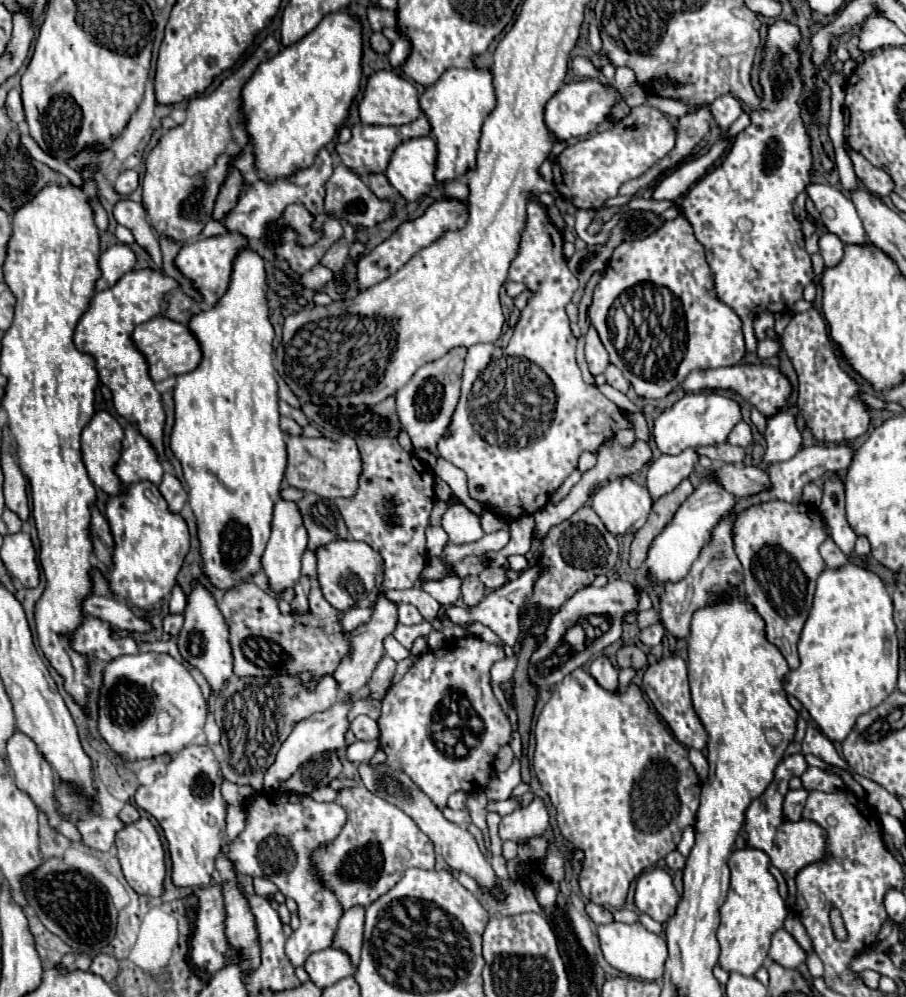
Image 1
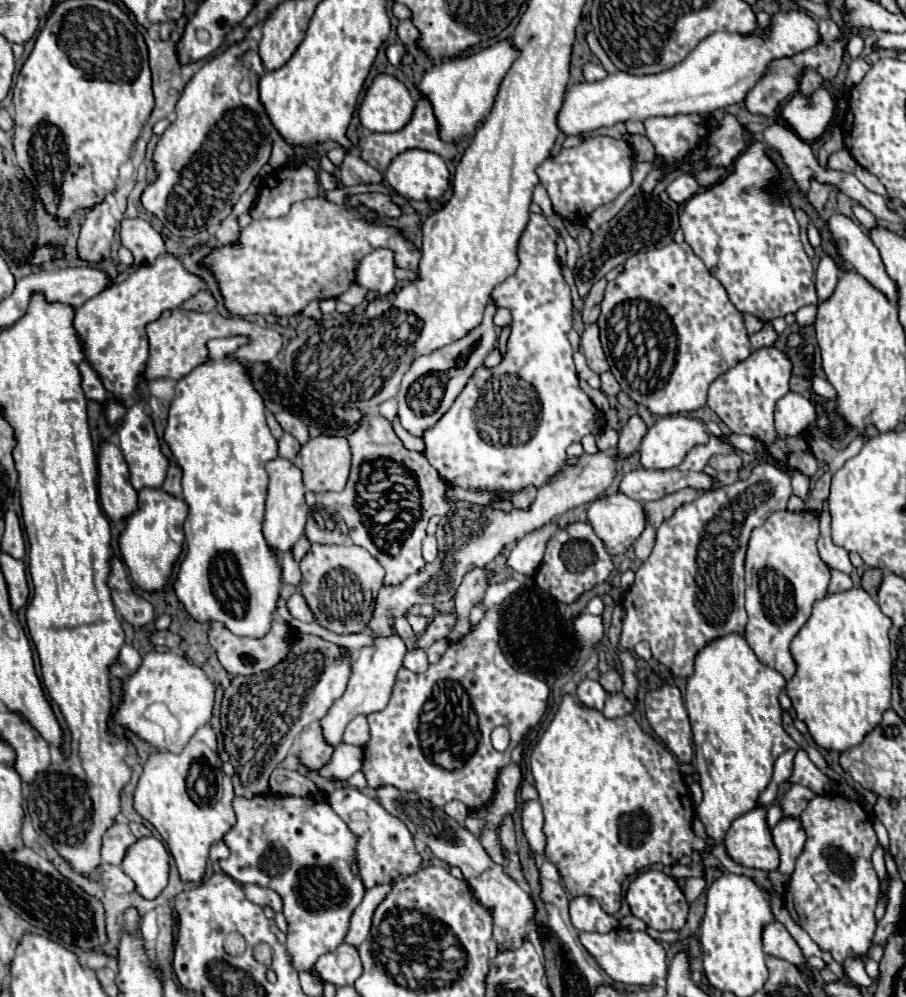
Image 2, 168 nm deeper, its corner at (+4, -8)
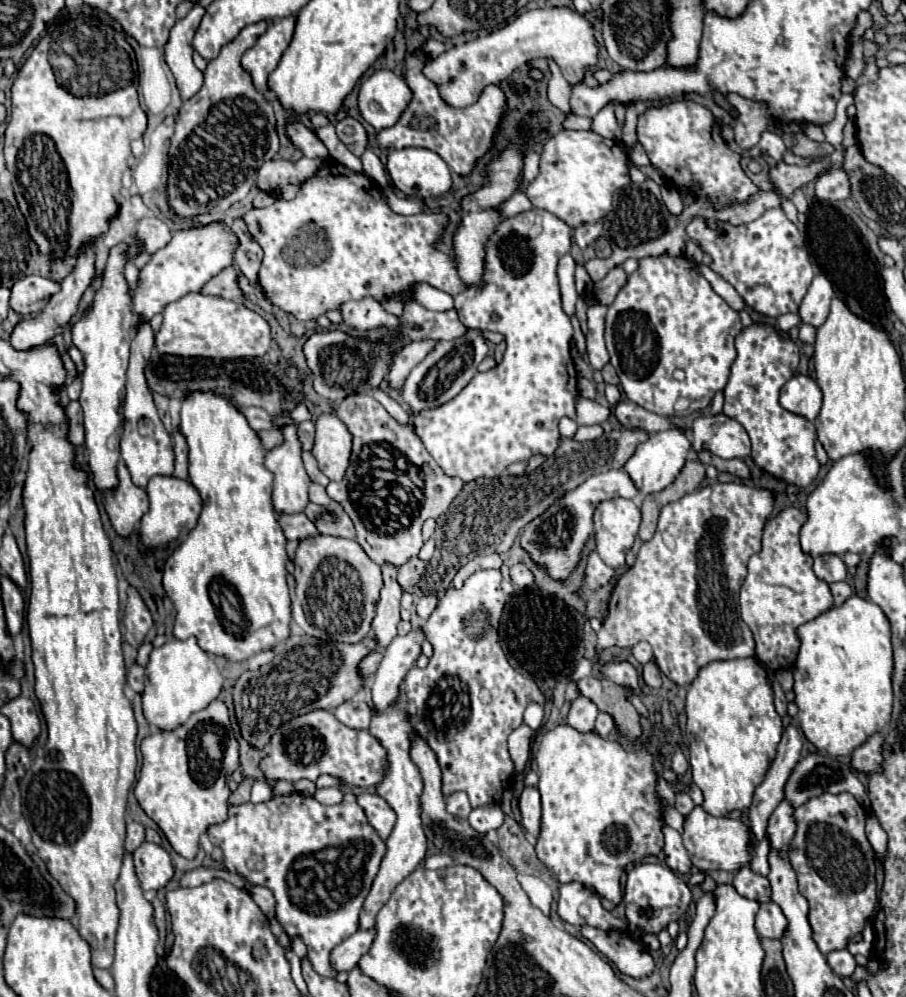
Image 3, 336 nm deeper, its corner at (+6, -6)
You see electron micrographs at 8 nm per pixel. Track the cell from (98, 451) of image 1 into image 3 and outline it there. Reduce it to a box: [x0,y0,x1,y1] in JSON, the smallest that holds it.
[104,461,148,537]

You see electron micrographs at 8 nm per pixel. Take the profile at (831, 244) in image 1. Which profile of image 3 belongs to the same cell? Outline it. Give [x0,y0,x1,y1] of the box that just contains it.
[800,273,834,327]

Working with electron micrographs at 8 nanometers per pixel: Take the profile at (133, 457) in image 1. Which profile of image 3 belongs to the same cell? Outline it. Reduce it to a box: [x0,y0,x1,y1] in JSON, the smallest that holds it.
[120,323,174,487]

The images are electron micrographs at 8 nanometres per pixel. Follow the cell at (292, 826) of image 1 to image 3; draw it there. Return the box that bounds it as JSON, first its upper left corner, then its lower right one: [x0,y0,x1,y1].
[208,793,386,977]

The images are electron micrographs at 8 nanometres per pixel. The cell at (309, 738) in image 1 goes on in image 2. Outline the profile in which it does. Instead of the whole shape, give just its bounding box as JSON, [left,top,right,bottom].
[320,633,406,745]

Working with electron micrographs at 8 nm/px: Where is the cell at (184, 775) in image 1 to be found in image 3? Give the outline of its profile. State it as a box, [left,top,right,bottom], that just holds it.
[134,701,238,859]

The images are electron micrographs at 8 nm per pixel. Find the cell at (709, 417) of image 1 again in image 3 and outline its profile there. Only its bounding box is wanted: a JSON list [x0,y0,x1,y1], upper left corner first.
[624,427,690,495]

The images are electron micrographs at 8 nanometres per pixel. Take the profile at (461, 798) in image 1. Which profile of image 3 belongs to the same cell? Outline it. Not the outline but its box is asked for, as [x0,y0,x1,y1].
[446,791,472,817]

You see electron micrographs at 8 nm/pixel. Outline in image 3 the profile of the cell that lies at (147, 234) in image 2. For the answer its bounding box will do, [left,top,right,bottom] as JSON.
[134,217,172,255]

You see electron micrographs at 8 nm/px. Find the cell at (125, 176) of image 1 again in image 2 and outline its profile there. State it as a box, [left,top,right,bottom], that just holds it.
[76,201,116,265]

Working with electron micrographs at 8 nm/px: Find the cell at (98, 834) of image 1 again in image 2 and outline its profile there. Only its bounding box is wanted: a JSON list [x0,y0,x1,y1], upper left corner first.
[102,823,138,865]

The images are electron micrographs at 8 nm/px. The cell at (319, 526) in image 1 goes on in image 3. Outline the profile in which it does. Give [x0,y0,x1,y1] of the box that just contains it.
[304,501,356,539]

